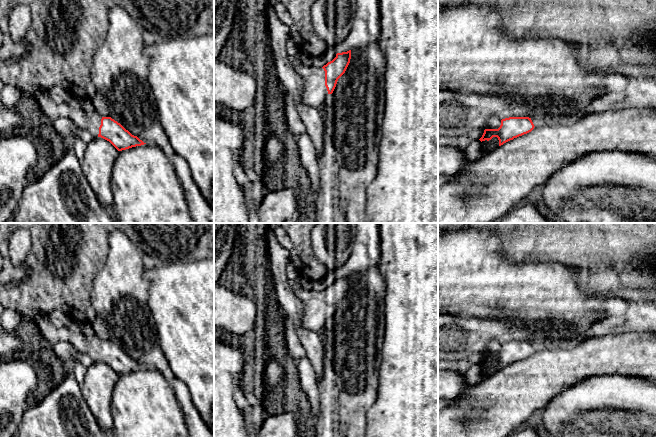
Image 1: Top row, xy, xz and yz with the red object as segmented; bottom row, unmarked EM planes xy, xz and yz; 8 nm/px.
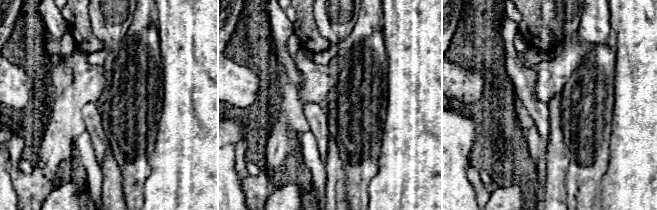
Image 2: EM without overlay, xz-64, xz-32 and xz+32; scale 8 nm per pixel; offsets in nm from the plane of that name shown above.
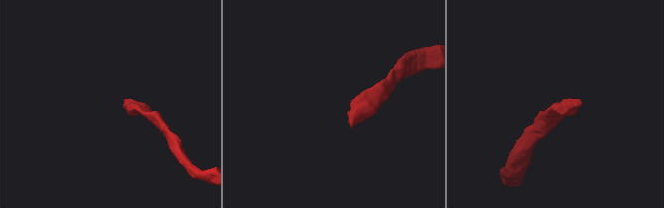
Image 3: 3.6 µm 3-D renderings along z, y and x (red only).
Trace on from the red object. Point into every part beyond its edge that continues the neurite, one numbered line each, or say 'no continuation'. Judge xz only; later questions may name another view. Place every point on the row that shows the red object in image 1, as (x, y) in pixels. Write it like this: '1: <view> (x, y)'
1: xz (314, 93)

